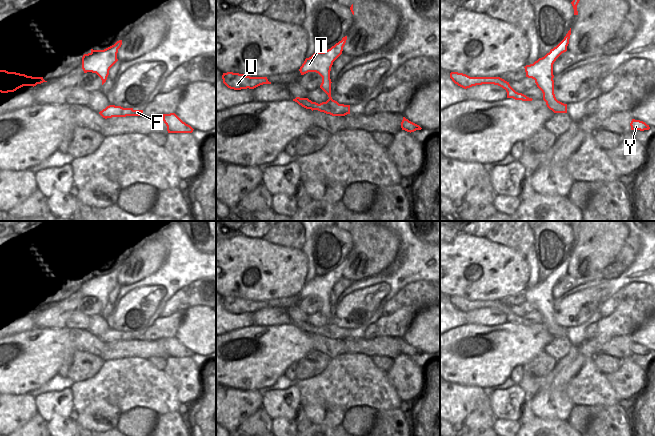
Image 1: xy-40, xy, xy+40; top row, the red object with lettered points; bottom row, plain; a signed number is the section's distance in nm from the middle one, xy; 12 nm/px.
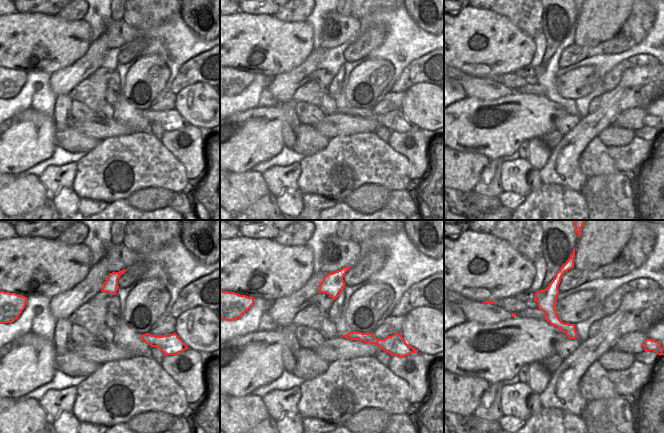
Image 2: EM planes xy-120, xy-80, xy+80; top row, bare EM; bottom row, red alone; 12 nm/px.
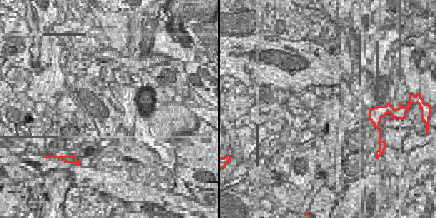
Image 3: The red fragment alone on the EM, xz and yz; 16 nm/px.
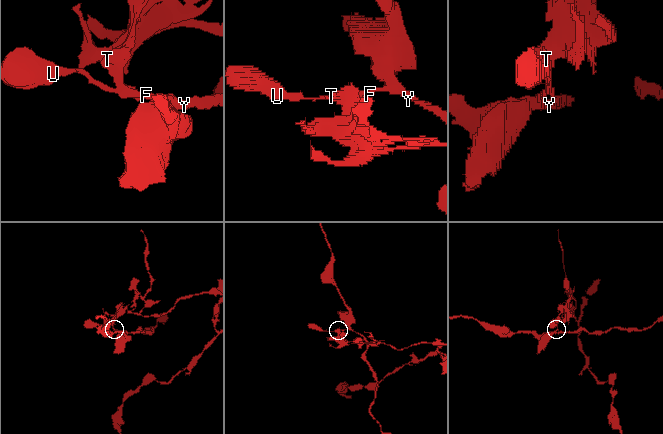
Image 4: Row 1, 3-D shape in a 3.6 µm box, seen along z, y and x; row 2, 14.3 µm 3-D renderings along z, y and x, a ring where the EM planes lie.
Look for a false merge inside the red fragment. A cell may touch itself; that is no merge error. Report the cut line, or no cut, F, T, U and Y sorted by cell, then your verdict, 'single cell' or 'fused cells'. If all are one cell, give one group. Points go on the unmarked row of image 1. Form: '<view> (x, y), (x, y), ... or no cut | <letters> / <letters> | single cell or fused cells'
xy+40 (559, 325), (556, 328), (546, 327) | F U Y / T | fused cells

